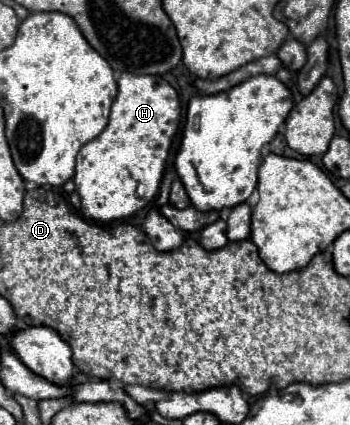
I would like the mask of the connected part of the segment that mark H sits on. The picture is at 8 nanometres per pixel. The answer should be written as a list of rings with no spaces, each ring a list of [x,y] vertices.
[[[122,72],[110,122],[102,136],[82,146],[76,156],[74,184],[82,202],[82,216],[92,222],[128,218],[159,192],[172,140],[180,128],[178,92],[162,76]]]

